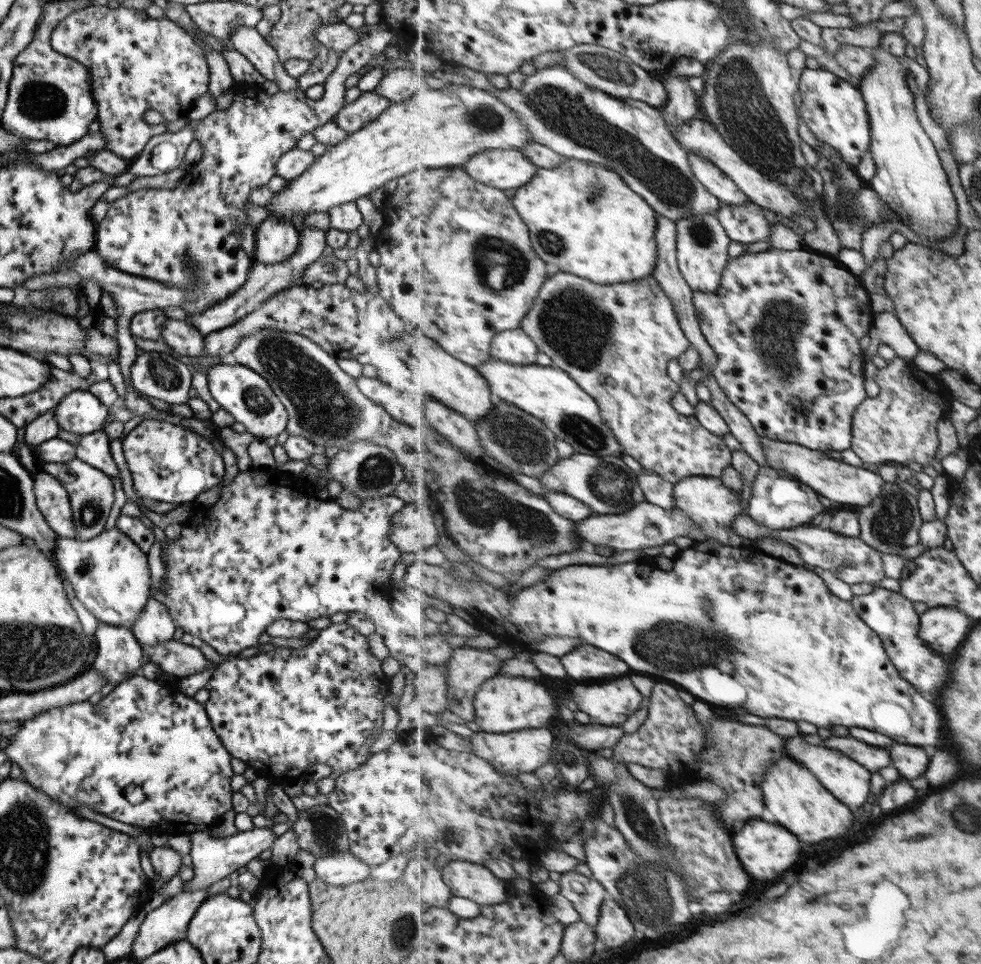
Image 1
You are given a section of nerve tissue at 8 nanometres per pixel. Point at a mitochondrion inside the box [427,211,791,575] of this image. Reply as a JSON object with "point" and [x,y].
{"point":[572,323]}

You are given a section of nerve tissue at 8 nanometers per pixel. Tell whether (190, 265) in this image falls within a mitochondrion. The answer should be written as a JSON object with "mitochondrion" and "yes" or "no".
{"mitochondrion":"yes"}

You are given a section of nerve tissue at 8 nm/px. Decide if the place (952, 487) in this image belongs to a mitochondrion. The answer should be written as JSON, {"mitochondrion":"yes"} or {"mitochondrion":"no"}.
{"mitochondrion":"no"}

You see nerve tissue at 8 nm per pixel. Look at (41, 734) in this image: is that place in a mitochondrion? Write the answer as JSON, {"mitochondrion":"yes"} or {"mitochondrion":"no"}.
{"mitochondrion":"no"}

